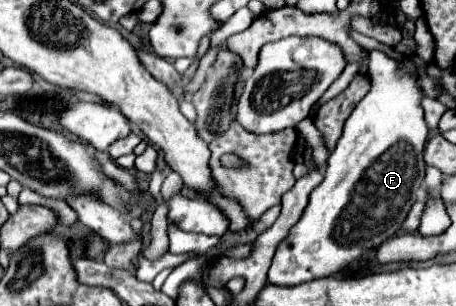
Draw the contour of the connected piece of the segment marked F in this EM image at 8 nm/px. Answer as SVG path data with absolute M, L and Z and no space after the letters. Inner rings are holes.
M369 50L367 68L371 80L369 92L347 118L343 134L327 160L323 182L309 194L309 204L299 222L277 246L273 264L269 268L269 282L275 286L295 286L299 282L333 276L359 262L359 258L367 250L377 248L379 244L395 236L423 186L423 148L429 136L429 128L423 116L423 92L419 88L417 76L403 70L395 58L387 56L381 50Z

